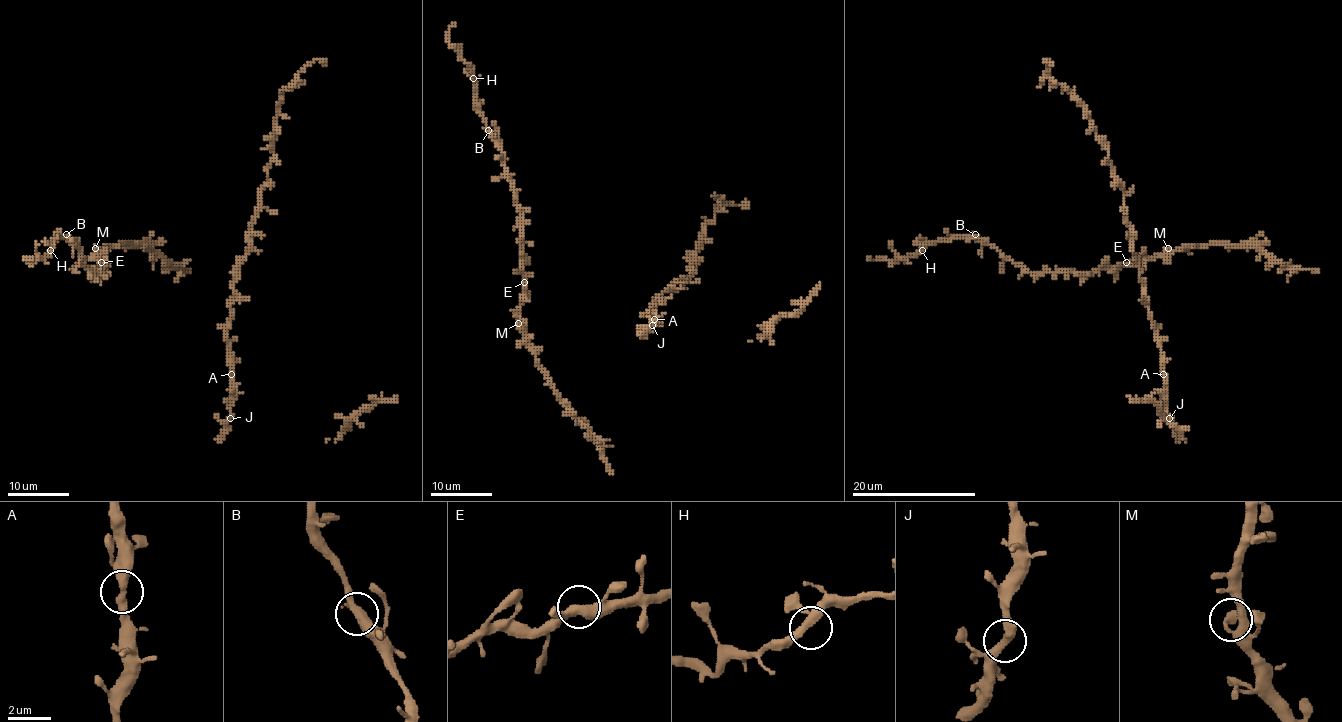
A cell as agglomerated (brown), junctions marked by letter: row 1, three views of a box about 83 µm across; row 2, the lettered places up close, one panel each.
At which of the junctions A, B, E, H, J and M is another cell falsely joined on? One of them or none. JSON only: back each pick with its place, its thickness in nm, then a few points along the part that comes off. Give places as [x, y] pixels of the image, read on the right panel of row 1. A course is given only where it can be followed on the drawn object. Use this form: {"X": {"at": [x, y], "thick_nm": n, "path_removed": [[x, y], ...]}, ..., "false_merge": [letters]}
{"false_merge": []}

